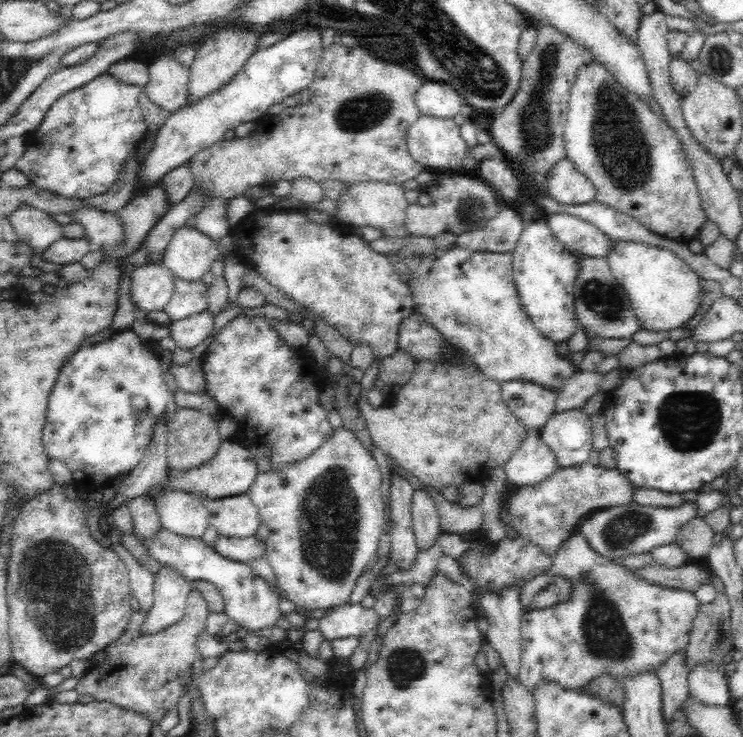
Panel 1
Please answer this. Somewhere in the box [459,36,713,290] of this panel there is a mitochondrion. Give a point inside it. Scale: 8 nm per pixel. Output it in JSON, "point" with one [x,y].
{"point":[621,150]}

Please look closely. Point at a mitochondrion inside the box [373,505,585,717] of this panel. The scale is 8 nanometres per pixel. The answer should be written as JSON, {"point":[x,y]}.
{"point":[405,666]}

